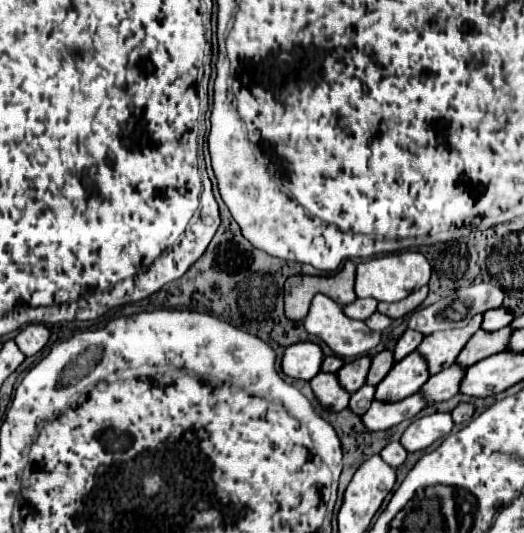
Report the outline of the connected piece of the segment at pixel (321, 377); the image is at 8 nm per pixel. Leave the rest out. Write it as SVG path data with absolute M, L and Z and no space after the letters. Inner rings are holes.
M319 373L311 379L311 389L321 405L331 411L343 411L349 405L351 393L345 391L335 373Z

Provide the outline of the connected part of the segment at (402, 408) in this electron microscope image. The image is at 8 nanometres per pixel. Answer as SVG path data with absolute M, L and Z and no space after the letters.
M419 391L411 397L405 397L403 401L397 401L397 403L373 401L369 411L361 419L363 419L367 429L381 431L381 429L389 429L389 427L393 427L405 419L413 419L425 407L427 407L427 399Z

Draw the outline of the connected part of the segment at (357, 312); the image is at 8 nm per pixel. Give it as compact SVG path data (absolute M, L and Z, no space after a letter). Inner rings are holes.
M355 299L353 303L343 307L343 313L351 319L361 319L365 321L369 315L373 315L373 311L377 311L377 301L373 299Z

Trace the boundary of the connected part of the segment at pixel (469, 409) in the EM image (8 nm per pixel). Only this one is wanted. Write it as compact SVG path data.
M461 403L451 411L451 415L453 415L453 421L459 425L459 423L467 423L473 417L473 411L475 411L473 403Z

